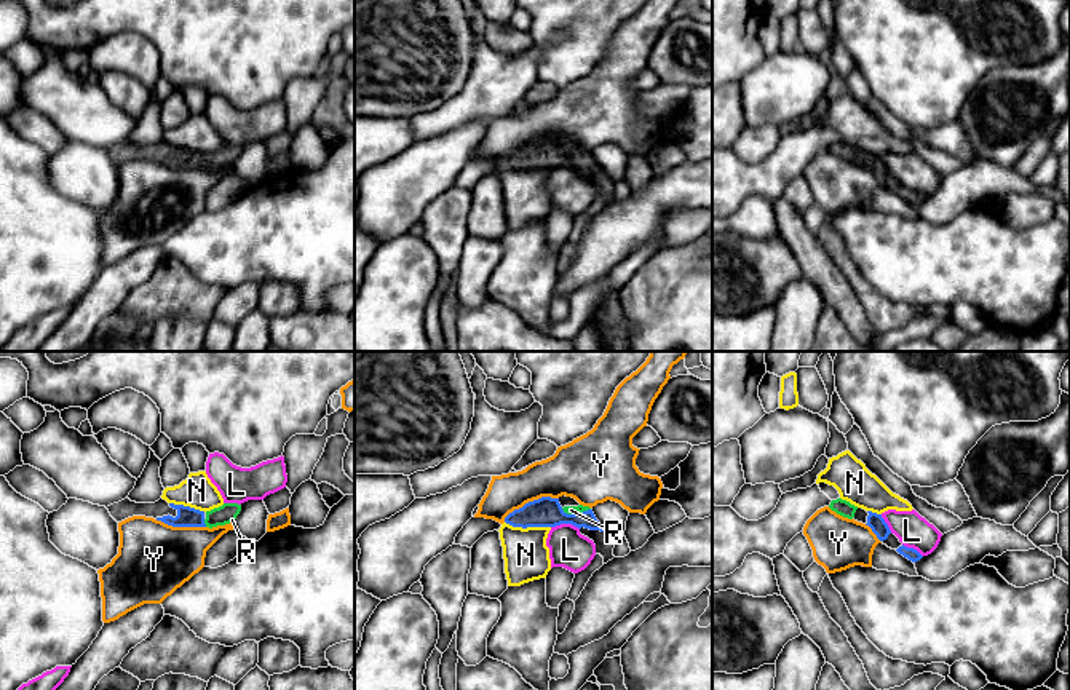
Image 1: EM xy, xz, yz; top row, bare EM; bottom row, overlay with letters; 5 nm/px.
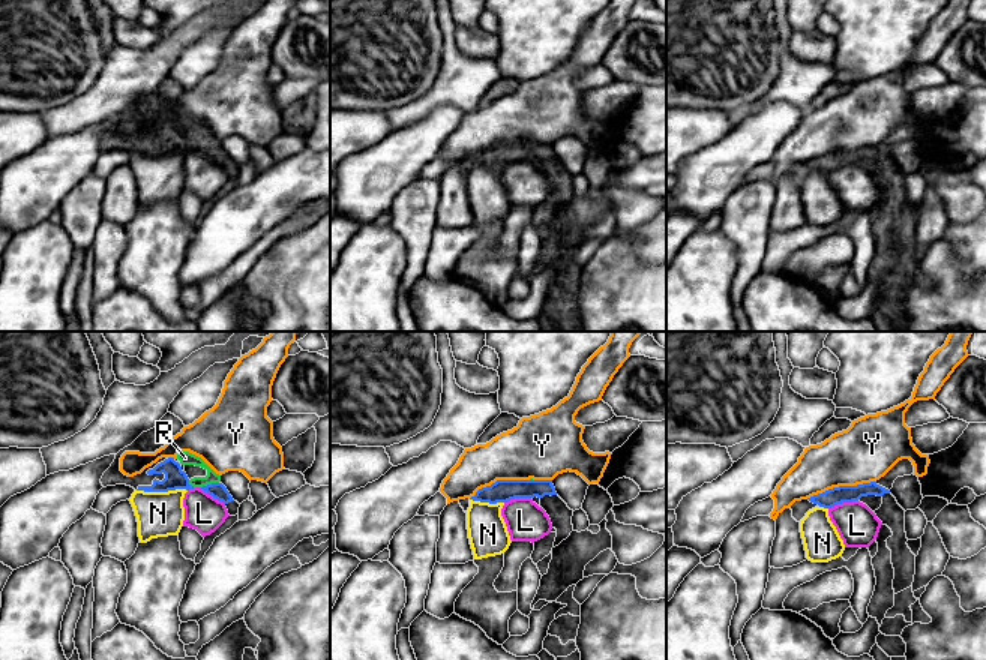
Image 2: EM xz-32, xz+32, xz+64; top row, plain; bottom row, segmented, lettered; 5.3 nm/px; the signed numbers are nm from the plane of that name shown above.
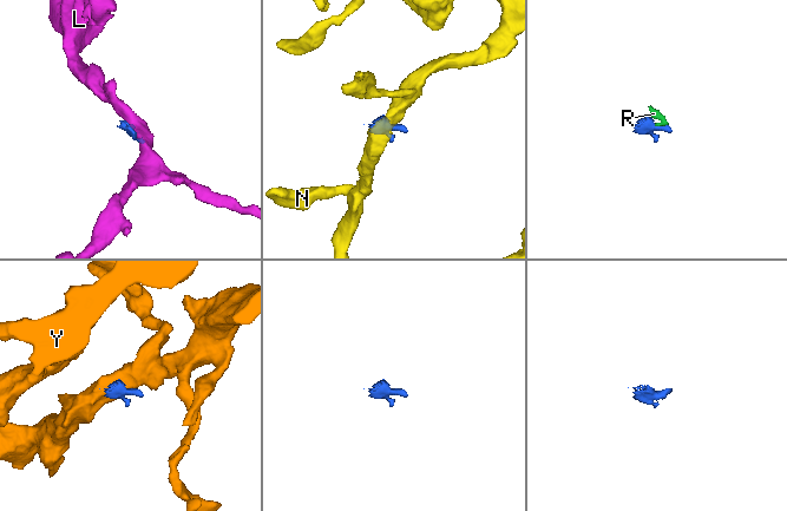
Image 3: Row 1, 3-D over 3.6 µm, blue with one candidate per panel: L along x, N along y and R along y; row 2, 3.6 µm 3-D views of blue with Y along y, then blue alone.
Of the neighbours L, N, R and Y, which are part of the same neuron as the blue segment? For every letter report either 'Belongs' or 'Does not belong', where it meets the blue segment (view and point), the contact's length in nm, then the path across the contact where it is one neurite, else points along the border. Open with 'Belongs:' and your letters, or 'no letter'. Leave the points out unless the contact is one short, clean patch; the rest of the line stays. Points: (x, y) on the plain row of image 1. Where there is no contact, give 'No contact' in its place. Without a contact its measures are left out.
Belongs: R
L: Does not belong. Touches blue at xz (566, 165). Shared border 140 nm. Boundary: xz (551, 168), (574, 166), (578, 171)
N: Does not belong. Touches blue at xz (527, 168). Shared border 240 nm. Boundary: xz (505, 163), (523, 170), (550, 170)
R: Belongs. Touches blue at xz (575, 155). Shared border 150 nm
Y: Does not belong. Touches blue at xz (529, 144). Shared border 300 nm. Boundary: xz (558, 139), (529, 142), (515, 150), (503, 163)

